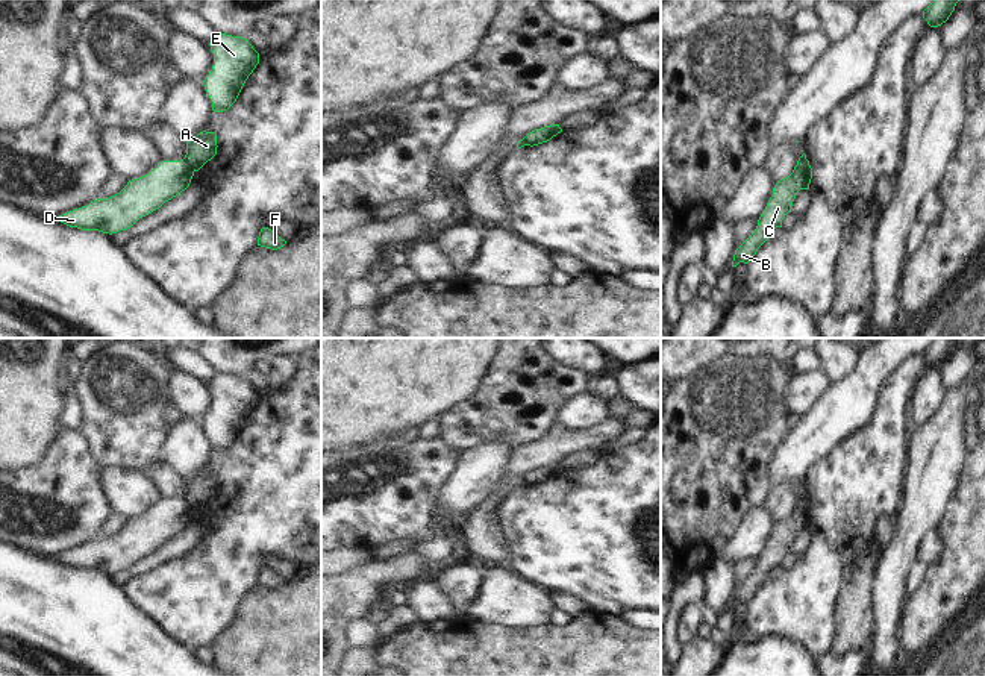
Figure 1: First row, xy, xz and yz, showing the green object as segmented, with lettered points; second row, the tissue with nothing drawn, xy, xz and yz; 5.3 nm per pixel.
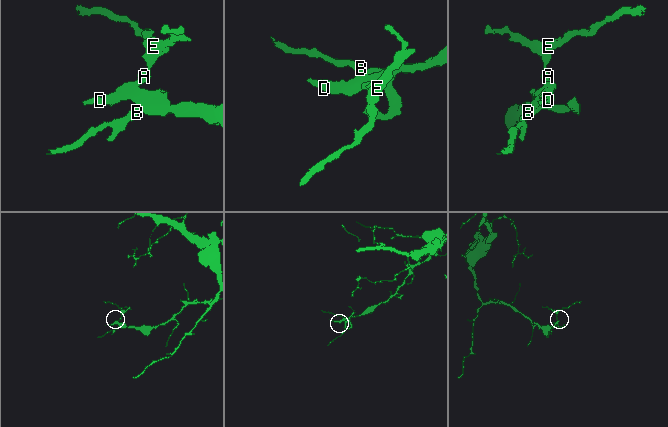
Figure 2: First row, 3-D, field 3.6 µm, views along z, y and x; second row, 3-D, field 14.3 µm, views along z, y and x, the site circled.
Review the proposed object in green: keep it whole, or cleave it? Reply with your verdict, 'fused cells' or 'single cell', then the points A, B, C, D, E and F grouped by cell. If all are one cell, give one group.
fused cells; groups A E / B C D F

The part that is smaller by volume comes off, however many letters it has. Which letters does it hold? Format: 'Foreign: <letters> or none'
Foreign: A, E

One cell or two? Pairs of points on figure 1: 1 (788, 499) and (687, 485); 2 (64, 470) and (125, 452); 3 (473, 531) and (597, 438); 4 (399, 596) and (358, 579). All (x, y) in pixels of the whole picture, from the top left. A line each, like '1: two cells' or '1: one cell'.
1: two cells
2: two cells
3: one cell
4: two cells

